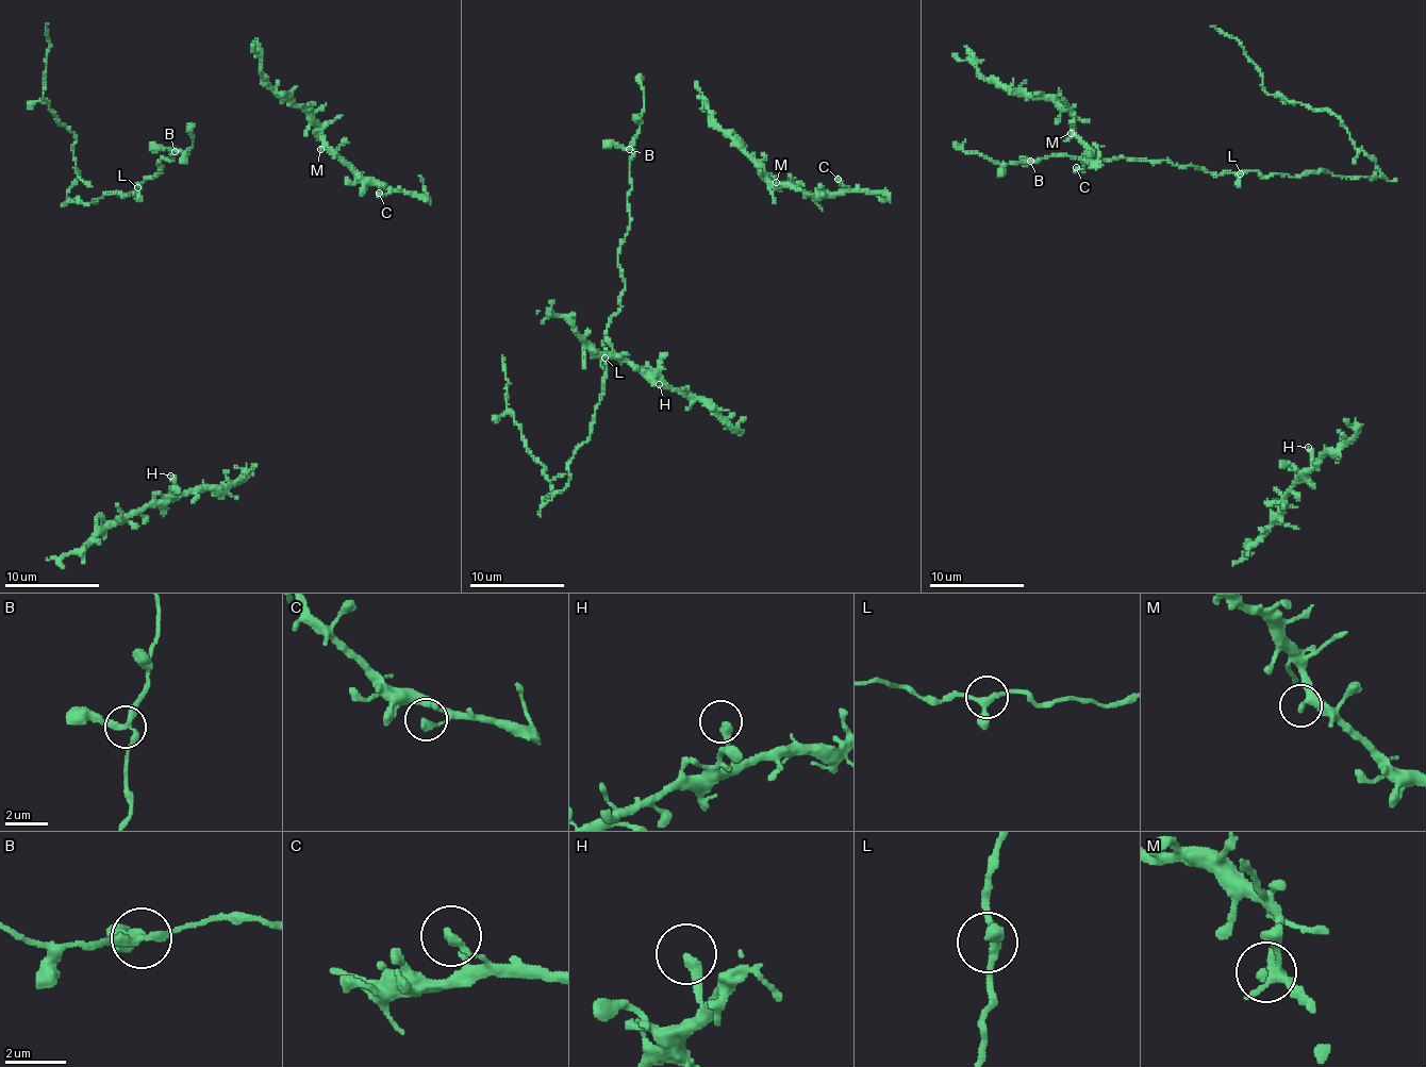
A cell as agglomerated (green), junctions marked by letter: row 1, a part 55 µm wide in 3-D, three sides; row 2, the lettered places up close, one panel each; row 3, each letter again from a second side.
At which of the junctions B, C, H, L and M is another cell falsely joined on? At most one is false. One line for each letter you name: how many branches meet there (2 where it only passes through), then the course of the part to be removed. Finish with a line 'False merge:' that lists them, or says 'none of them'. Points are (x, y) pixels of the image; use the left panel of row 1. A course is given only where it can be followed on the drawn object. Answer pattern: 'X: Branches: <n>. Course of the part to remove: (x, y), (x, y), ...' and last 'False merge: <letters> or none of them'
False merge: none of them

